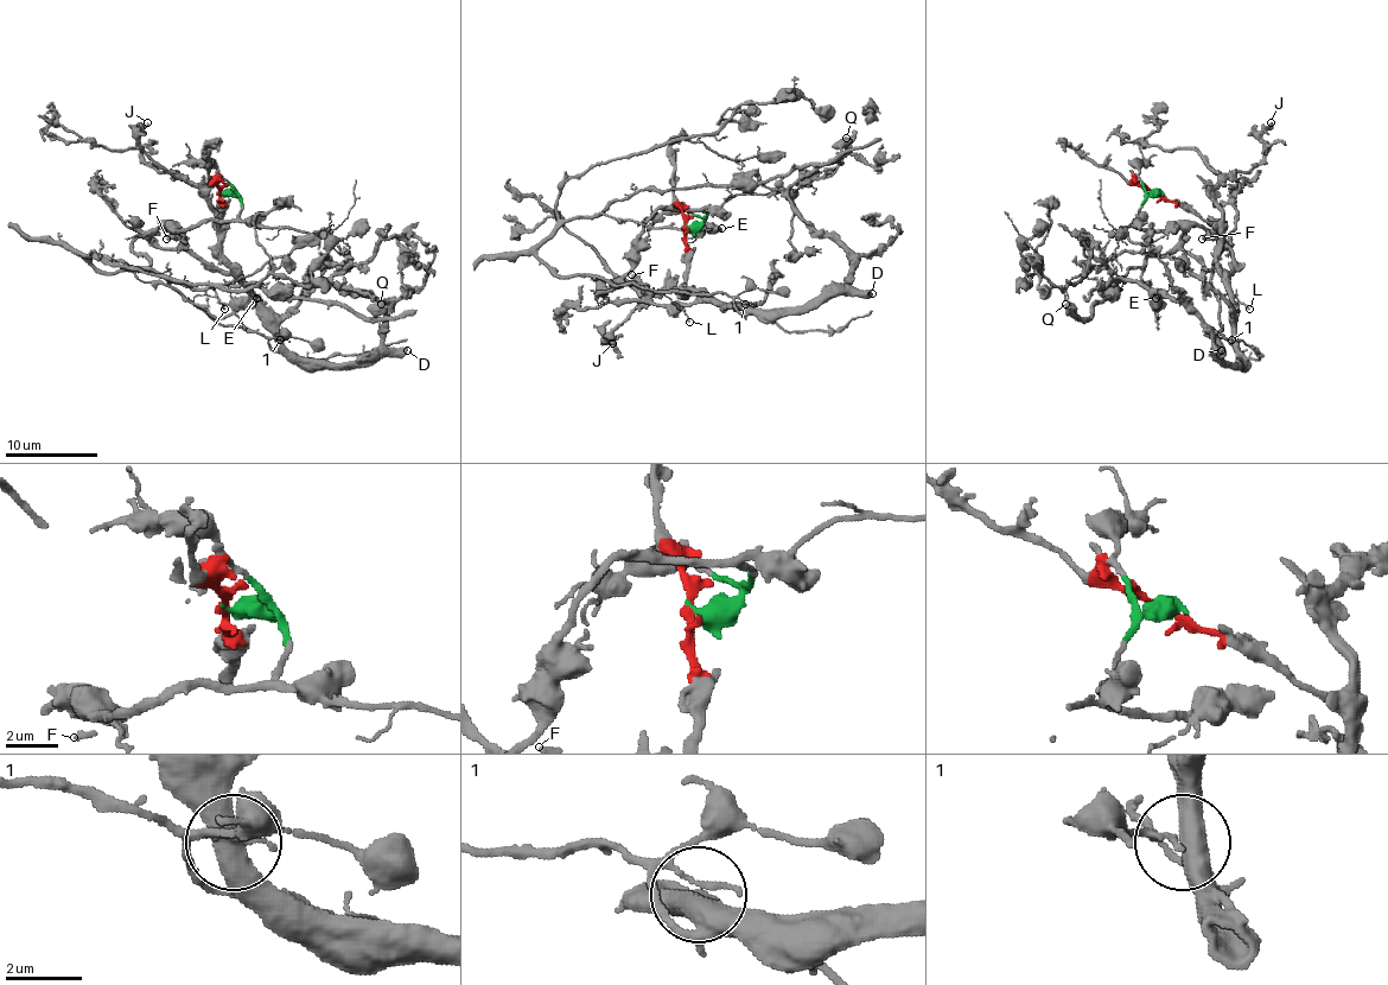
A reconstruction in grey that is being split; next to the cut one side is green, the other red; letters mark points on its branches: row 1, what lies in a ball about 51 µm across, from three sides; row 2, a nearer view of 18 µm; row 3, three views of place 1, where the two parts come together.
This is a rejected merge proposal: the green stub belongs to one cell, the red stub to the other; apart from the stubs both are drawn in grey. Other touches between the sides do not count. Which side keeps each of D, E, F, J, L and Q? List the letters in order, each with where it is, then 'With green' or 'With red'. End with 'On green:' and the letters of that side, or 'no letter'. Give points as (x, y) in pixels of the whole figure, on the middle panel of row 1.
D: Place: (872, 293). With red
E: Place: (721, 228). With green
F: Place: (631, 274). With red
J: Place: (612, 343). With red
L: Place: (689, 322). With green
Q: Place: (846, 138). With green
On green: E, L, Q

